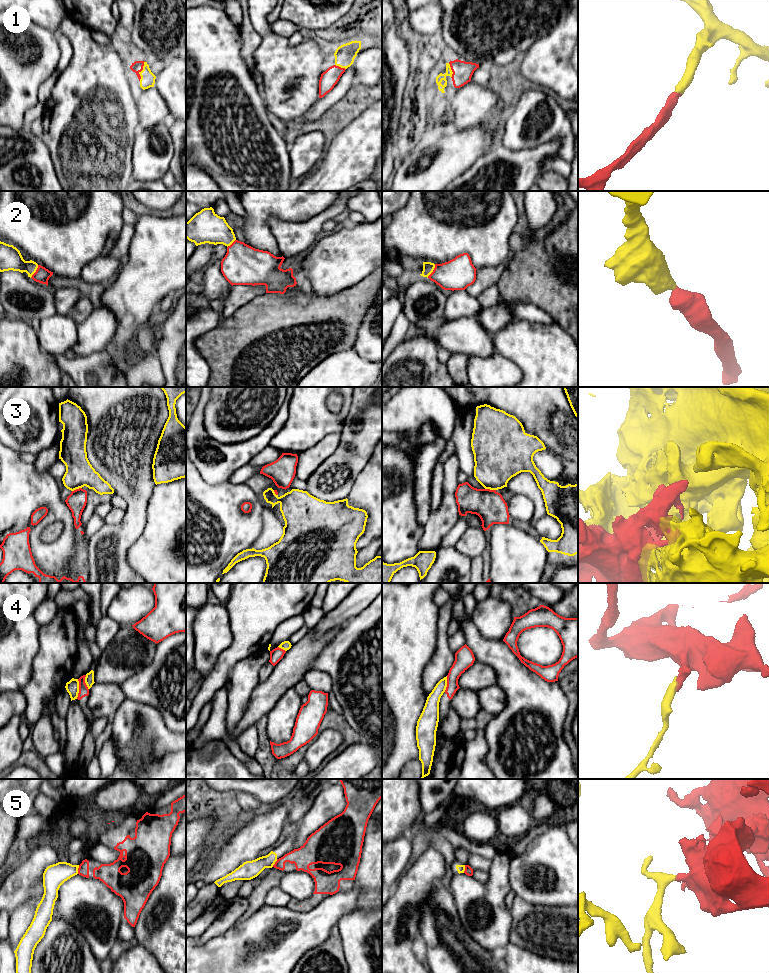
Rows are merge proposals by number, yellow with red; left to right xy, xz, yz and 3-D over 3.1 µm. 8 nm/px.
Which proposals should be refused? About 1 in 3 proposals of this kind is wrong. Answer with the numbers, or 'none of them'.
4, 5

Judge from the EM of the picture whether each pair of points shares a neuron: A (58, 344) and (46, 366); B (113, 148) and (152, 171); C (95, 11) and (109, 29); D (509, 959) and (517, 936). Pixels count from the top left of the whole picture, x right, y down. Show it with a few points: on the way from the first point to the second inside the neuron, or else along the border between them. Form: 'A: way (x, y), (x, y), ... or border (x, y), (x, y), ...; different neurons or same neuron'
A: border (37, 337), (38, 344), (53, 355); different neurons
B: border (135, 135), (131, 175); different neurons
C: way (98, 15), (108, 25); same neuron
D: border (510, 942), (536, 954); different neurons

